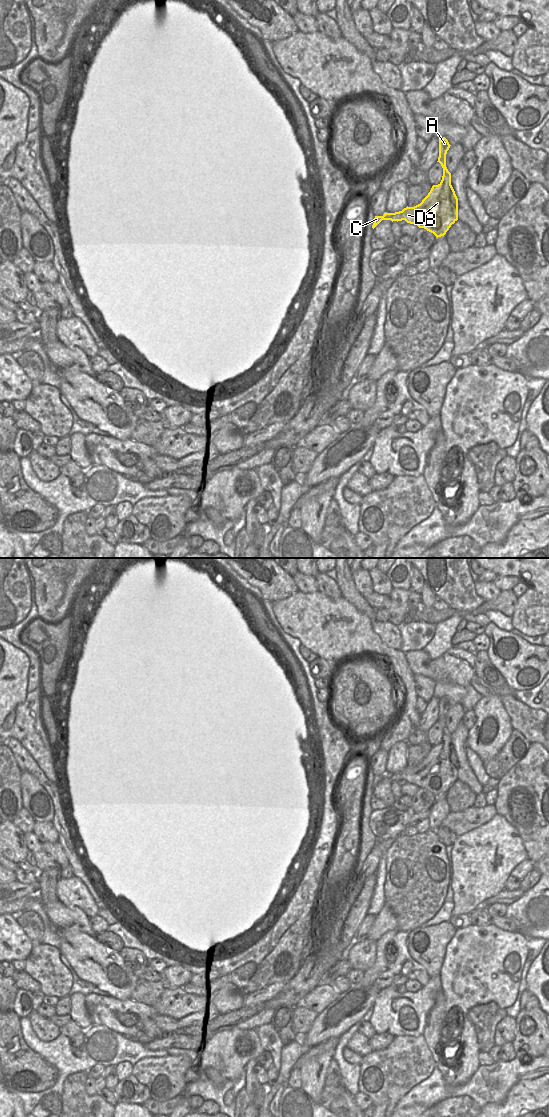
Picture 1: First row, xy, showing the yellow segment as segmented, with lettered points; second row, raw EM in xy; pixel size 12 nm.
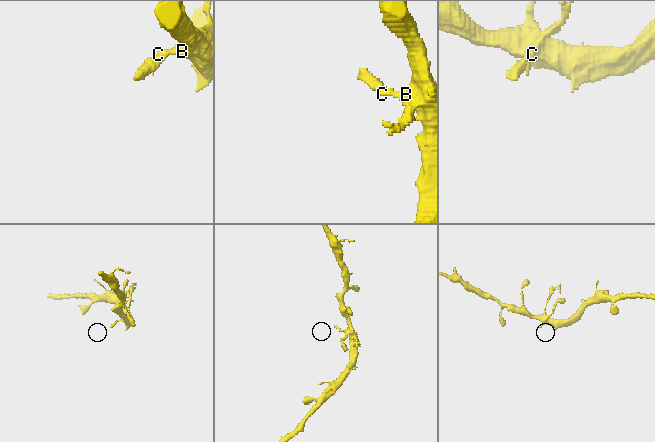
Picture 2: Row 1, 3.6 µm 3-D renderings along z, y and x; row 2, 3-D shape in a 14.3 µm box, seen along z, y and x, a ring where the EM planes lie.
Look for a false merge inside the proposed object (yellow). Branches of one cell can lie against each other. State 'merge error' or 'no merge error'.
no merge error

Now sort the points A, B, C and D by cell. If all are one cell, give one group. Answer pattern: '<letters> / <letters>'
A B C D

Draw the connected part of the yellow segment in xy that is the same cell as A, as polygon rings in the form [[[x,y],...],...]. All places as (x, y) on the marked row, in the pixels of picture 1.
[[[443,137],[439,139],[439,157],[438,161],[443,168],[442,180],[438,185],[433,185],[428,195],[422,202],[414,207],[406,207],[402,211],[395,213],[385,213],[383,216],[375,216],[372,228],[374,229],[382,220],[402,221],[415,224],[419,228],[424,228],[433,233],[436,237],[446,234],[452,224],[458,220],[458,198],[451,185],[451,173],[446,167],[446,154],[450,148],[448,140]]]

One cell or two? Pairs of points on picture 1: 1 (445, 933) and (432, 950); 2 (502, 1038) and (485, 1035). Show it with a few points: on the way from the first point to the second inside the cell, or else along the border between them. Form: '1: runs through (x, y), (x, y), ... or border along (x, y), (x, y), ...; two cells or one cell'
1: runs through (441, 937), (432, 946); one cell
2: border along (505, 1016), (495, 1027), (494, 1044); two cells

